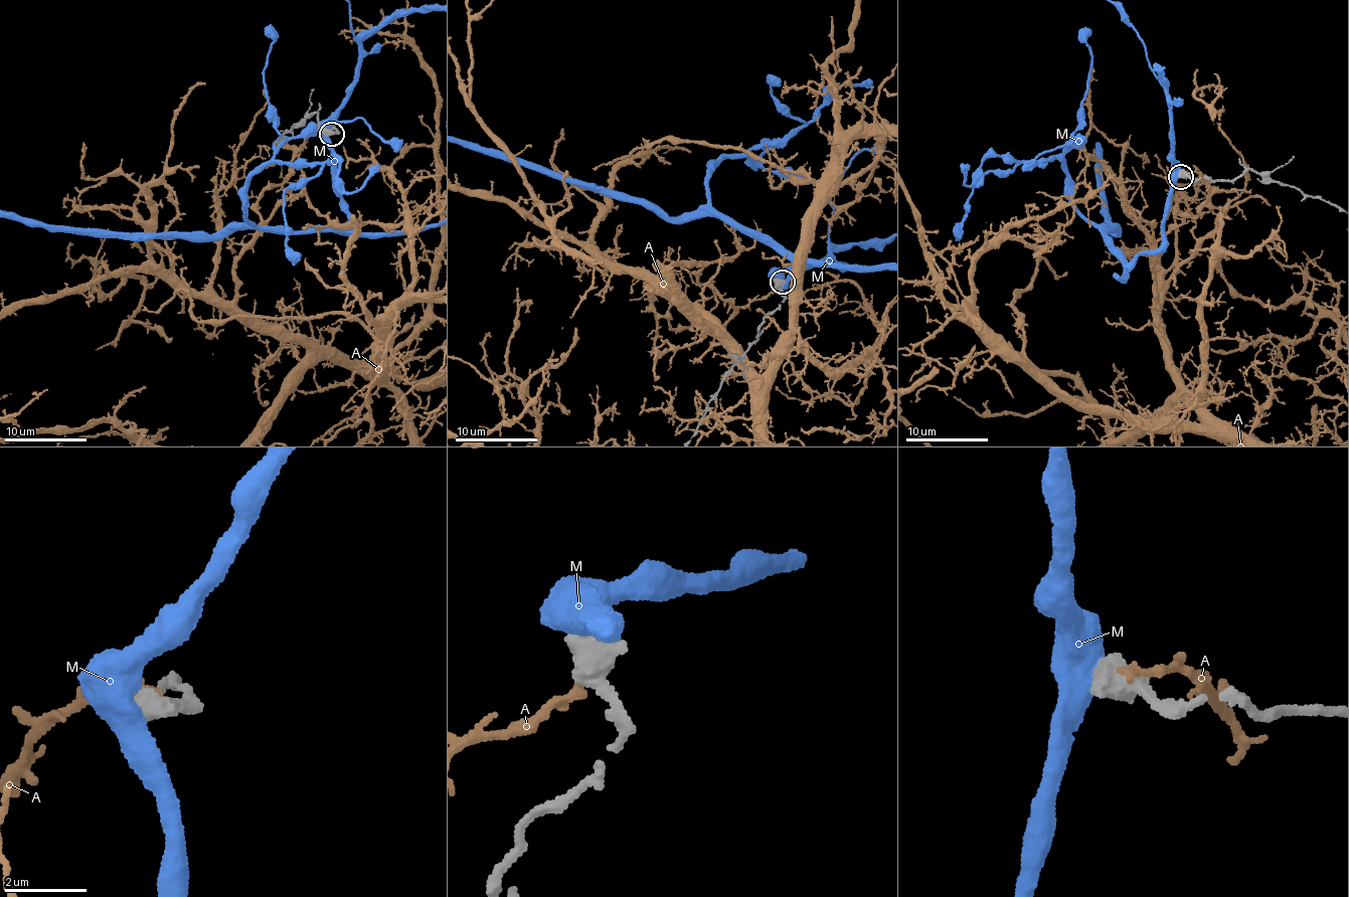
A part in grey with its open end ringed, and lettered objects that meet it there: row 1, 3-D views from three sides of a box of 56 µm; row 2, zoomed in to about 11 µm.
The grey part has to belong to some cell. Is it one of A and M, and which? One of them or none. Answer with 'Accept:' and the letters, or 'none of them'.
Accept: none of them

